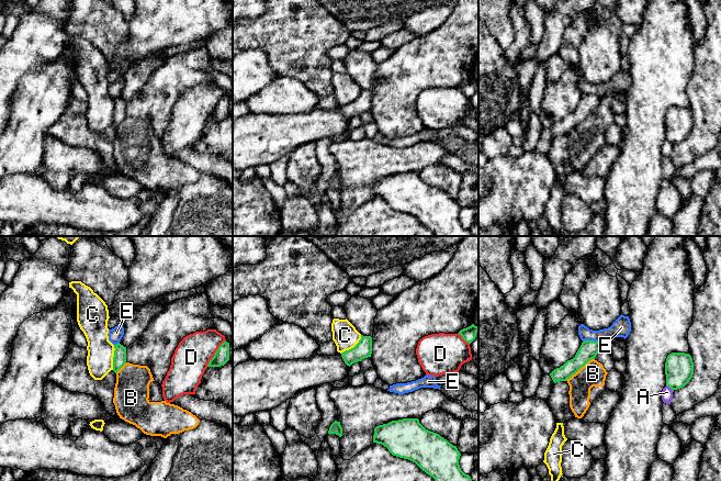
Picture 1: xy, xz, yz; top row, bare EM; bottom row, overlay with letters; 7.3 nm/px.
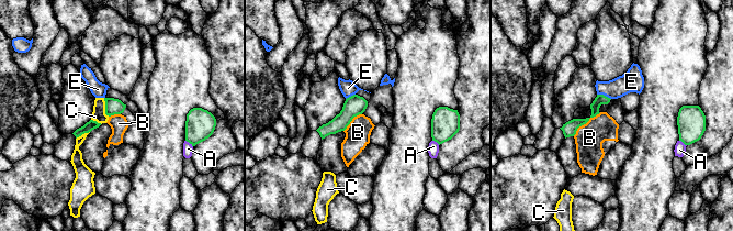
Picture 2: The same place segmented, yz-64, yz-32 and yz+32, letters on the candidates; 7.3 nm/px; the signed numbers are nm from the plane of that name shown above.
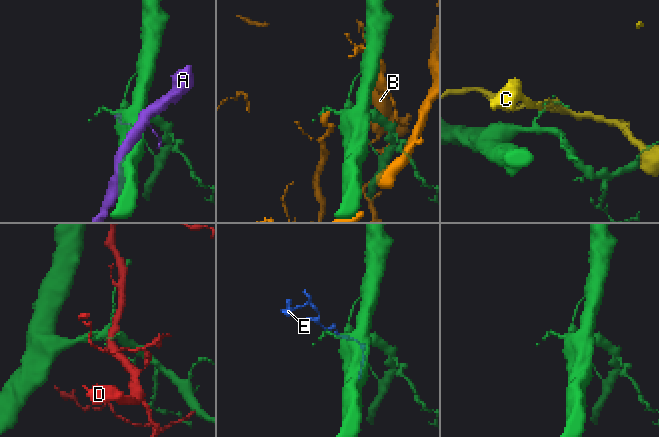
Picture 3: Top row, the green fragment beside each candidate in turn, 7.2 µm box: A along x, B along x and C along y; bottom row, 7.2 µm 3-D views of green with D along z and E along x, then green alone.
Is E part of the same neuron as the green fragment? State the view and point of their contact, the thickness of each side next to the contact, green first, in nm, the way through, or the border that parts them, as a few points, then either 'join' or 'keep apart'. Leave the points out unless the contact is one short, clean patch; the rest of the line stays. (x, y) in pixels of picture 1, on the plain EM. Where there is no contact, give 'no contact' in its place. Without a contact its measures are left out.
meets green in yz at (592, 94); 140 nm thick on the green side, 140 nm on the other; border along yz (583, 94), (597, 94), (600, 98); keep apart

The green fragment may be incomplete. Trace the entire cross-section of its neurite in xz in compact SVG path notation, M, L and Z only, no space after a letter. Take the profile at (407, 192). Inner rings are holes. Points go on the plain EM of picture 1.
M418 172L376 180L373 197L383 199L393 210L415 216L436 236L473 236L460 222L457 200L426 183Z

